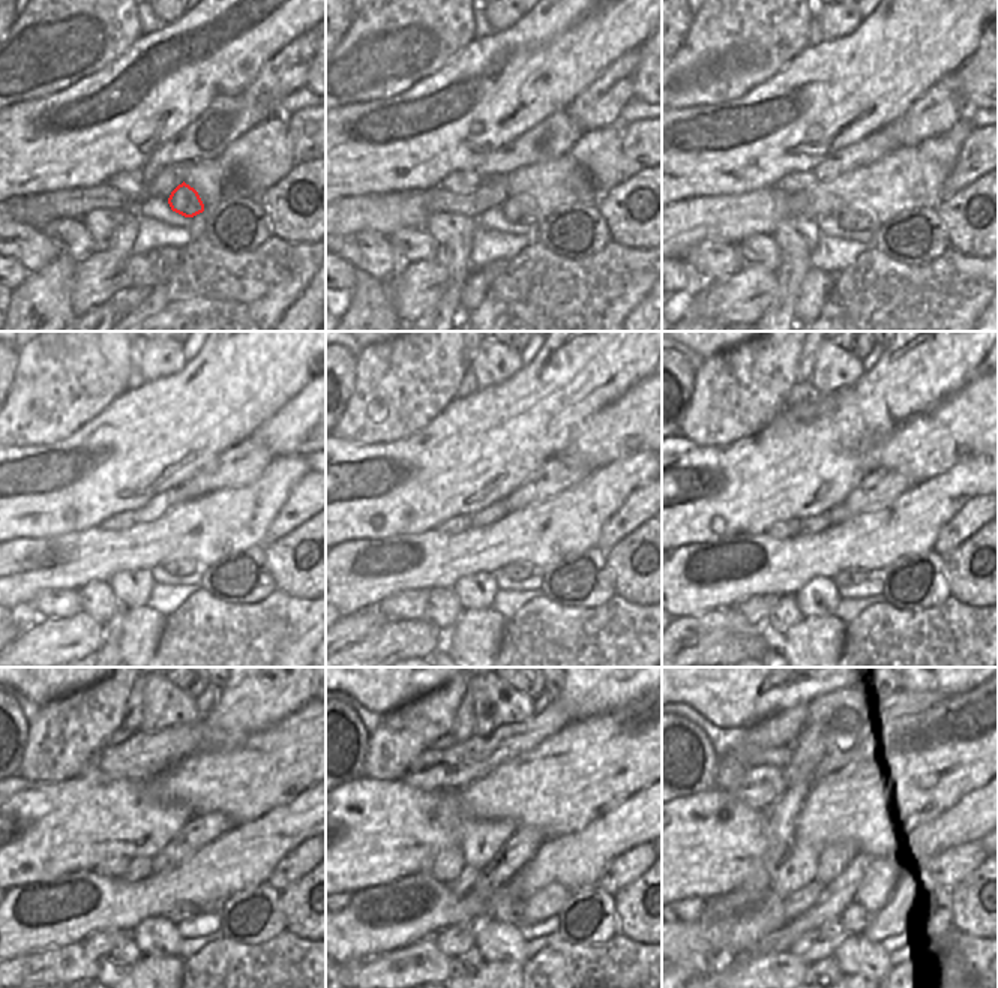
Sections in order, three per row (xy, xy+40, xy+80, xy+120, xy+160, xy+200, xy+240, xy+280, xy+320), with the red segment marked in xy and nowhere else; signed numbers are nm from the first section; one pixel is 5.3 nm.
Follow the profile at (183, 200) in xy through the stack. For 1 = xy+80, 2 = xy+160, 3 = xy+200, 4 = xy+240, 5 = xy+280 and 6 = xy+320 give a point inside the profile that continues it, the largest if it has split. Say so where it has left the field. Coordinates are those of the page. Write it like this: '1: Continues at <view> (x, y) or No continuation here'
1: Continues at xy+80 (853, 219)
2: Continues at xy+160 (517, 570)
3: Continues at xy+200 (850, 576)
4: Continues at xy+240 (182, 910)
5: Continues at xy+280 (512, 910)
6: Continues at xy+320 (854, 918)

